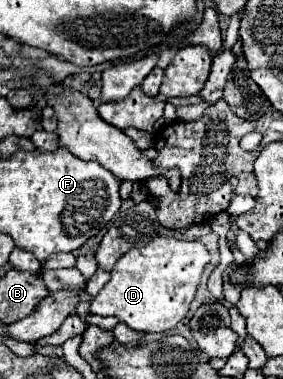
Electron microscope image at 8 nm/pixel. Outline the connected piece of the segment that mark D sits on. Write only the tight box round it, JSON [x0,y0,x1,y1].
[89,236,209,332]

